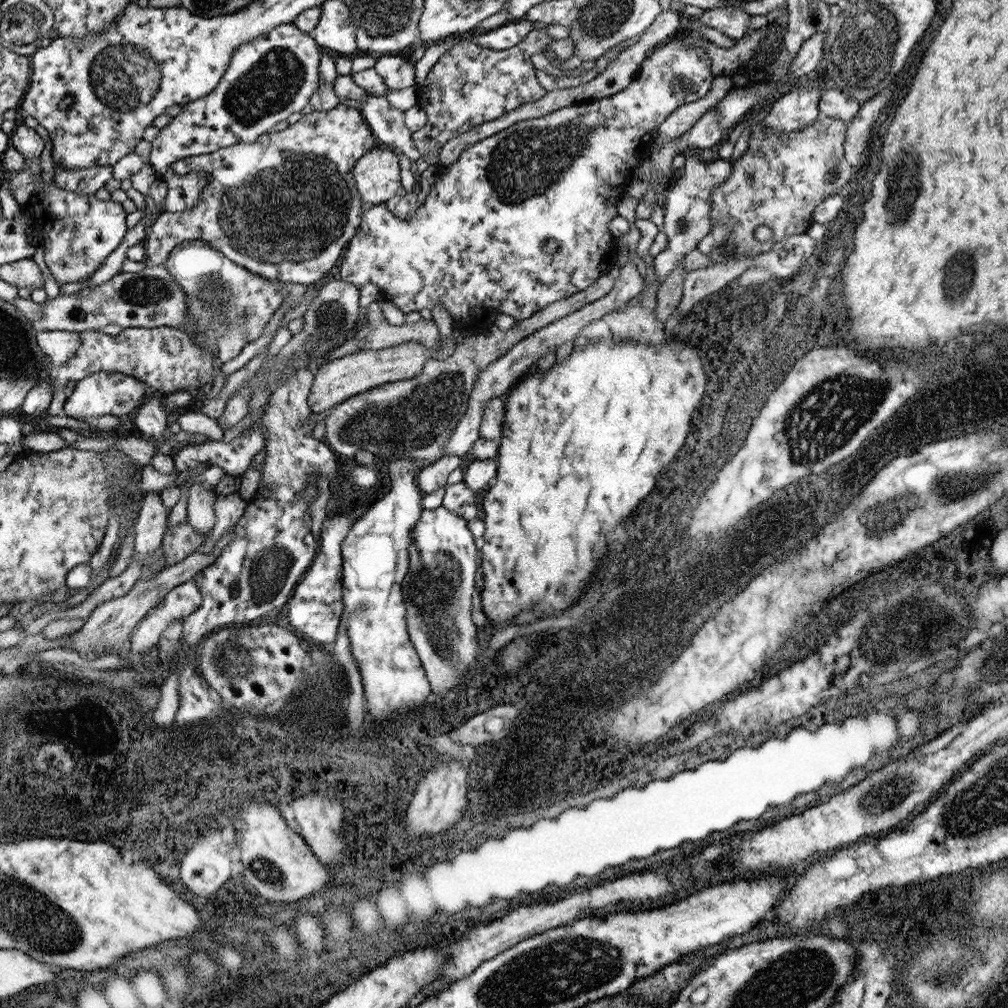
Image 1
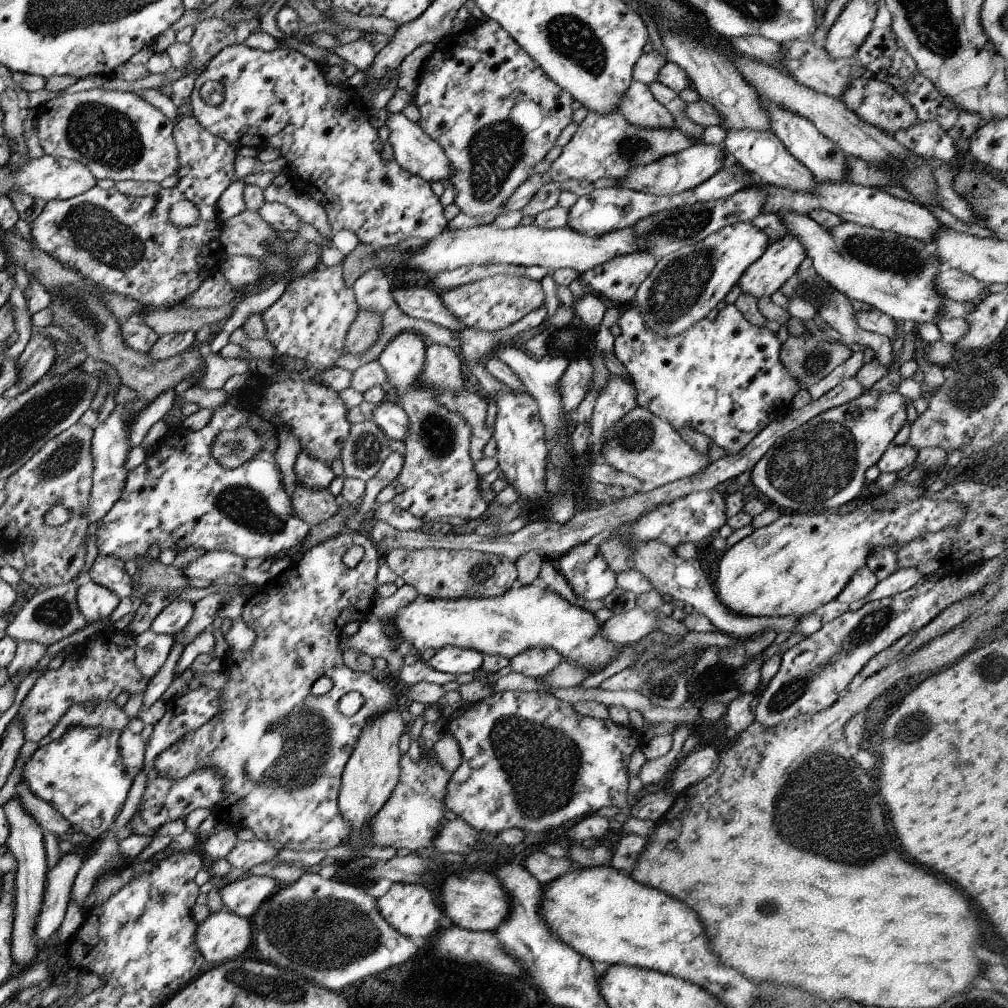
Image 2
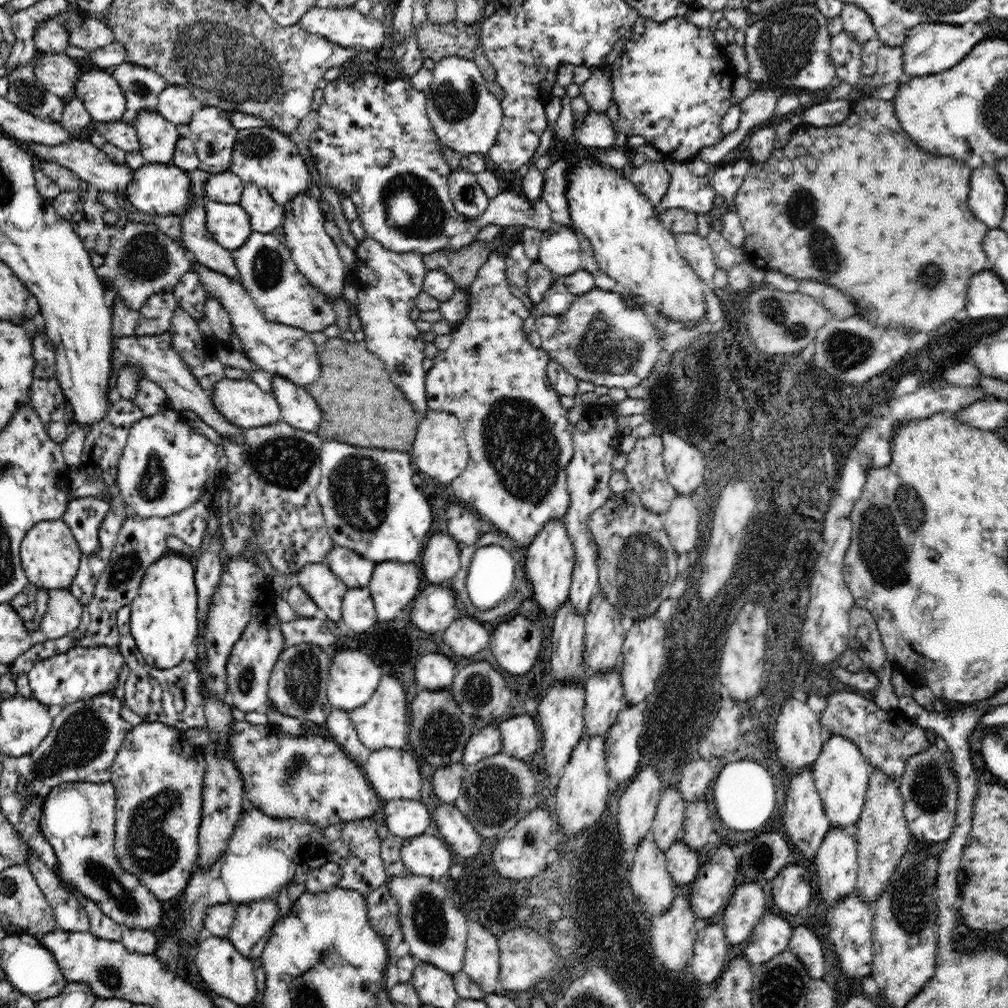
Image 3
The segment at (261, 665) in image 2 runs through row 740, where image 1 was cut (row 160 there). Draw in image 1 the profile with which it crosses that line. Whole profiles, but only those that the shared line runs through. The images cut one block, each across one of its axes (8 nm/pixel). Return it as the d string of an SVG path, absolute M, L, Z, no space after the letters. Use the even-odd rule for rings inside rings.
M339 104L329 112L309 112L281 132L265 132L253 144L235 144L205 156L177 160L169 166L169 170L179 176L185 176L191 170L203 170L209 172L209 182L191 210L175 214L159 212L153 226L145 230L147 236L141 242L145 258L141 264L147 268L159 266L167 260L173 248L187 246L189 242L205 242L261 278L303 286L323 282L335 274L341 254L361 224L361 198L351 170L353 164L367 154L369 140L371 138L361 110Z

